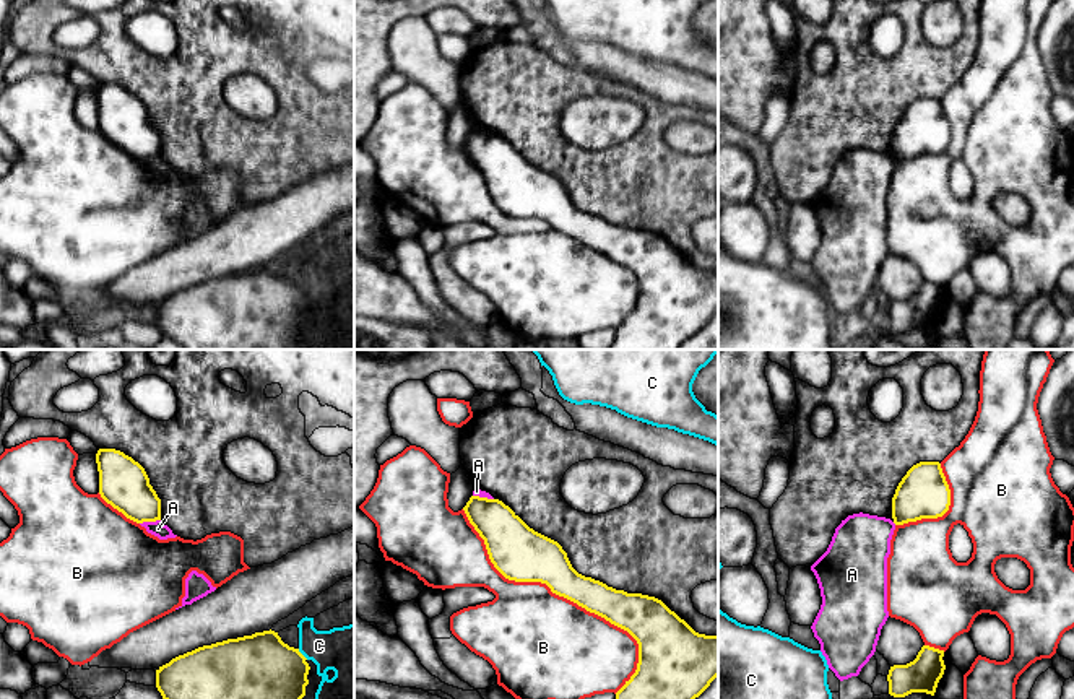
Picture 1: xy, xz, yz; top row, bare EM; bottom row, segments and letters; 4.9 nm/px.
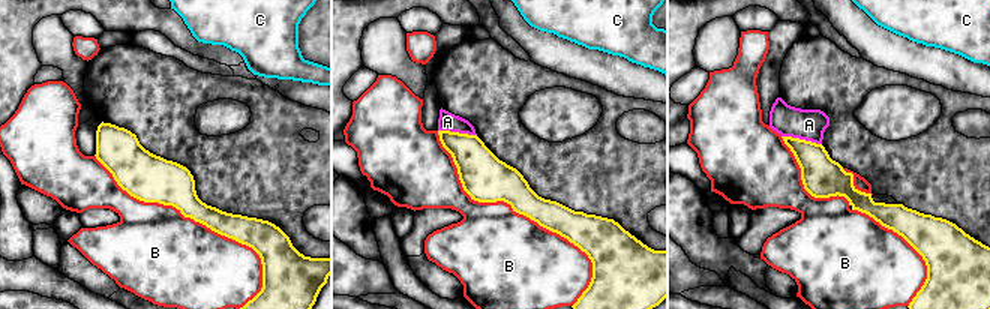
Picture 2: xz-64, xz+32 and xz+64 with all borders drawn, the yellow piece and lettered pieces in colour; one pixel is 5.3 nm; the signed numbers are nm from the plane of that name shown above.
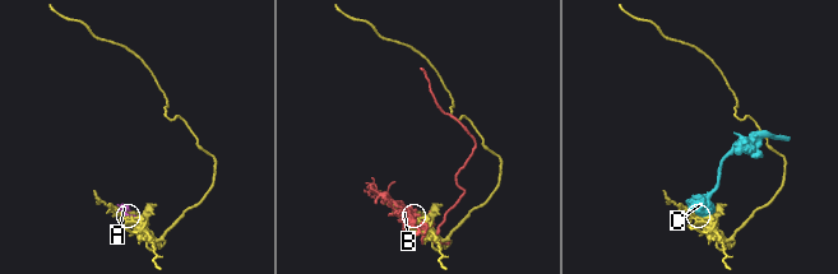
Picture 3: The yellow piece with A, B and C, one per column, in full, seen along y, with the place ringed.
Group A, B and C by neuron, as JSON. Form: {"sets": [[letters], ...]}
{"sets": [["A"], ["B"], ["C"]]}

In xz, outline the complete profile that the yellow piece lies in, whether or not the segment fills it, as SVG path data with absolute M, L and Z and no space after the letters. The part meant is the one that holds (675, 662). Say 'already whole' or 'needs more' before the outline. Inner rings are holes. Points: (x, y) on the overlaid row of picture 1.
already whole; M471 496L463 510L484 540L491 562L505 579L546 584L552 593L604 618L637 640L637 670L616 692L616 699L695 699L718 676L718 636L695 632L655 597L616 590L578 574L557 541L530 528L499 499Z

